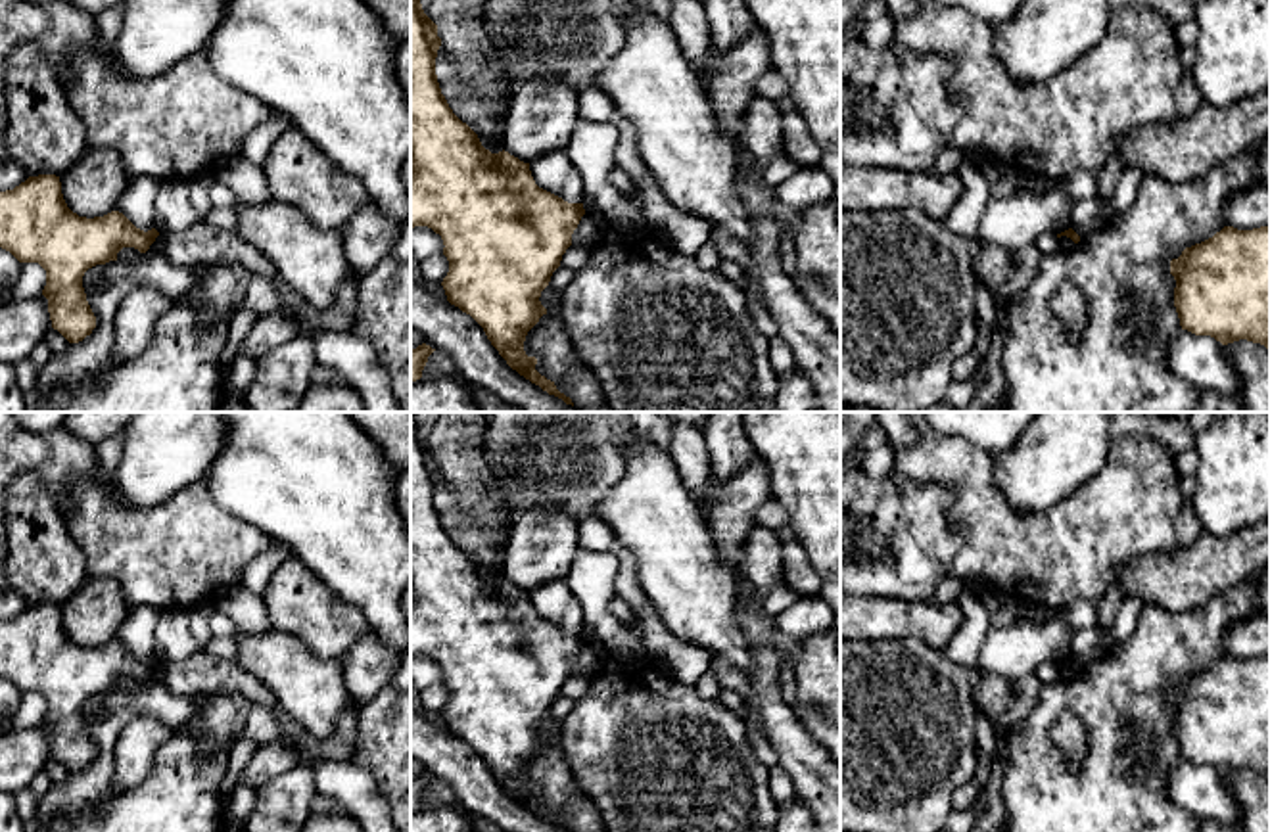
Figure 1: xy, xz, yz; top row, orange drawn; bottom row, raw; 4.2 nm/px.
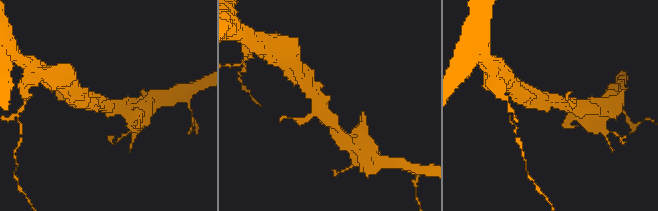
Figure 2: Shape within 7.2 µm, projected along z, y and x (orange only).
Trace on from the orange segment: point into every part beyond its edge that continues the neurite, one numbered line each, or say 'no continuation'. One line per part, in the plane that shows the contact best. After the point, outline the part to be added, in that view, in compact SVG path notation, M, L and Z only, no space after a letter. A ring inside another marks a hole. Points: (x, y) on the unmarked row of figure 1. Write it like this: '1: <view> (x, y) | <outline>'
no continuation

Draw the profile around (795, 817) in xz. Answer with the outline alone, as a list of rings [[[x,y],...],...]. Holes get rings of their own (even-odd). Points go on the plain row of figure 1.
[[[796,799],[787,807],[779,807],[775,832],[817,832],[817,824],[811,811]]]

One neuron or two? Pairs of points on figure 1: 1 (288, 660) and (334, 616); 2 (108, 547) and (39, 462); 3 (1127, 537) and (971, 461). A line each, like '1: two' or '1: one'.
1: two
2: one
3: one

